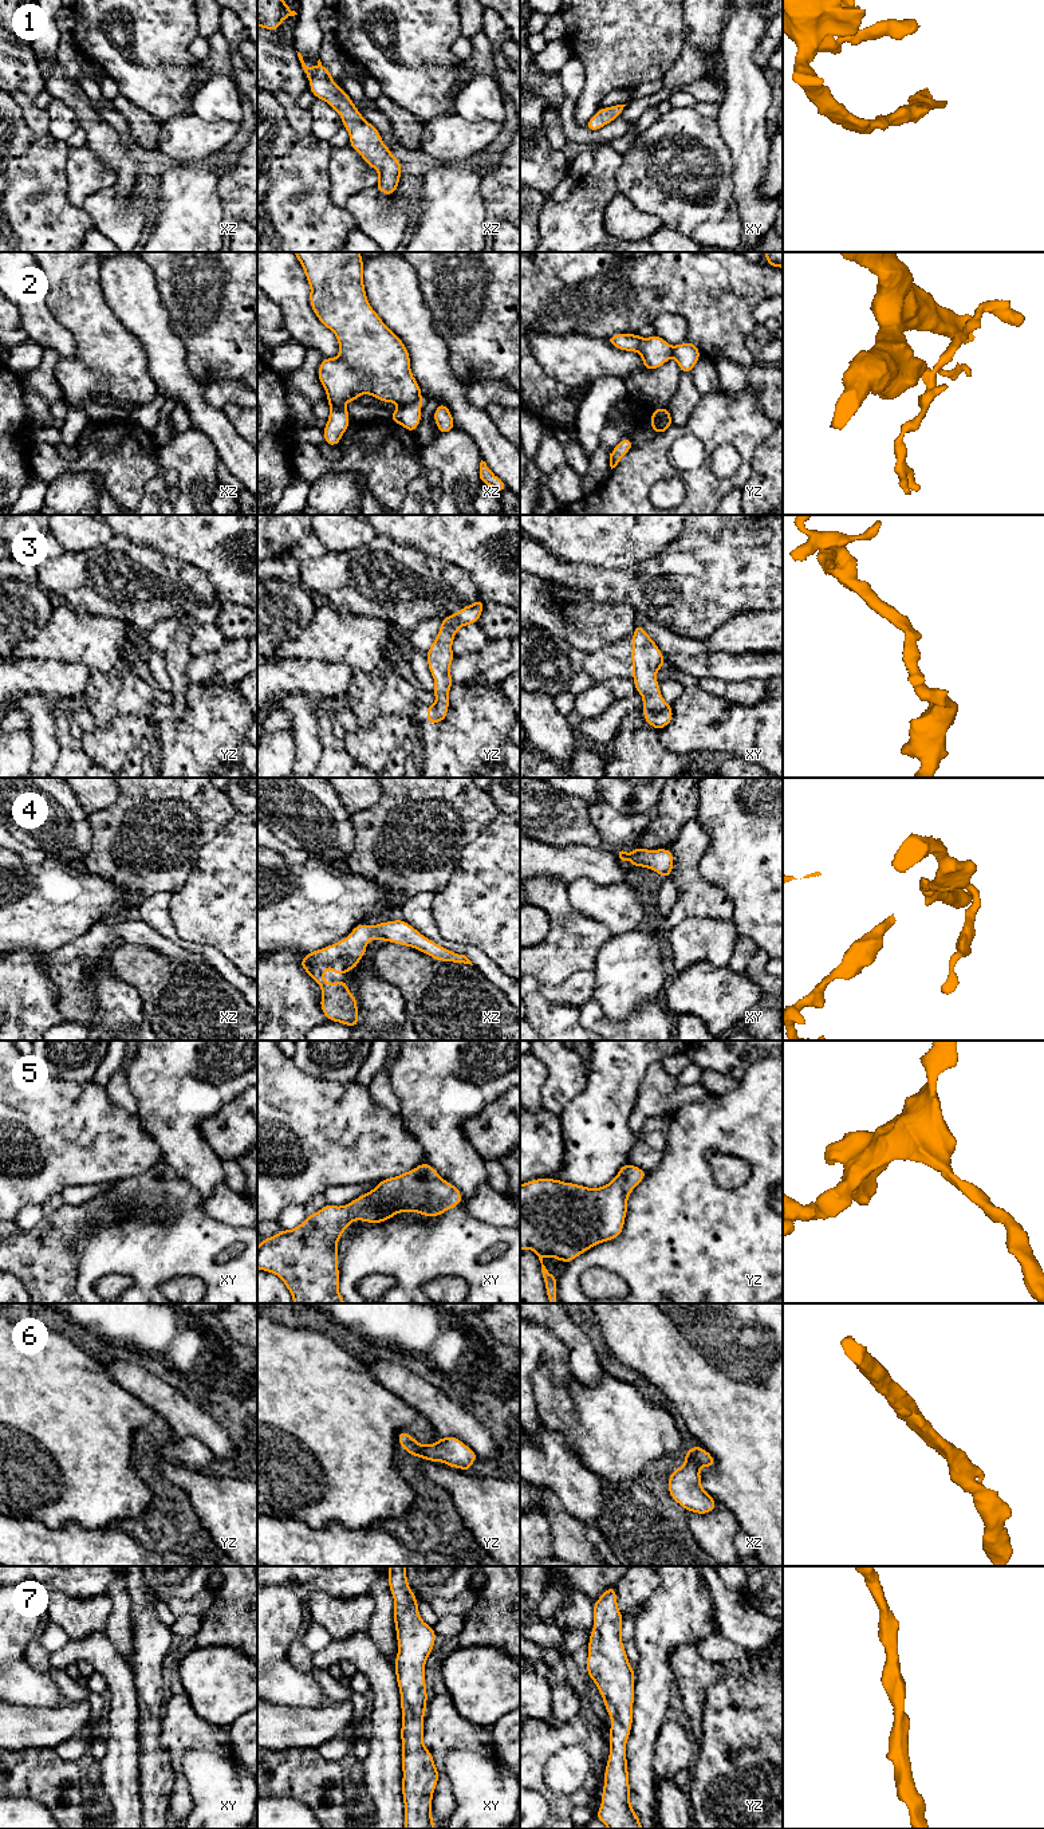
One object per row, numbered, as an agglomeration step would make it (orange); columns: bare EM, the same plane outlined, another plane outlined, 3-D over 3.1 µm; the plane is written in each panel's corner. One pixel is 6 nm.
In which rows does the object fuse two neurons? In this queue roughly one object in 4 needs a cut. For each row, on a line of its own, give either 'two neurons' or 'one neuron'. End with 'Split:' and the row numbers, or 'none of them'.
1: one neuron
2: two neurons
3: one neuron
4: one neuron
5: one neuron
6: one neuron
7: one neuron
Split: 2

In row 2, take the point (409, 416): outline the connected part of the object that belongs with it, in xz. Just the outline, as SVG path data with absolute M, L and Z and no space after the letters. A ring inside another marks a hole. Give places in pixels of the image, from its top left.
M422 400L407 405L399 405L399 408L391 413L390 420L402 425L406 430L414 432L421 421L421 406Z

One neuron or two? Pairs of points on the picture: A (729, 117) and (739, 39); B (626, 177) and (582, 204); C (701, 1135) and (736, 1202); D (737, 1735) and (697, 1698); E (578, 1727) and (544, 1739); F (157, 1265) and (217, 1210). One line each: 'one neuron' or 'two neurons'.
A: one neuron
B: two neurons
C: one neuron
D: two neurons
E: one neuron
F: two neurons

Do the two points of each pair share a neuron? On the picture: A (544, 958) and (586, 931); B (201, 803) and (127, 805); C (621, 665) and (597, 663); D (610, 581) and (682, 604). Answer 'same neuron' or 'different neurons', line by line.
A: same neuron
B: same neuron
C: same neuron
D: same neuron

